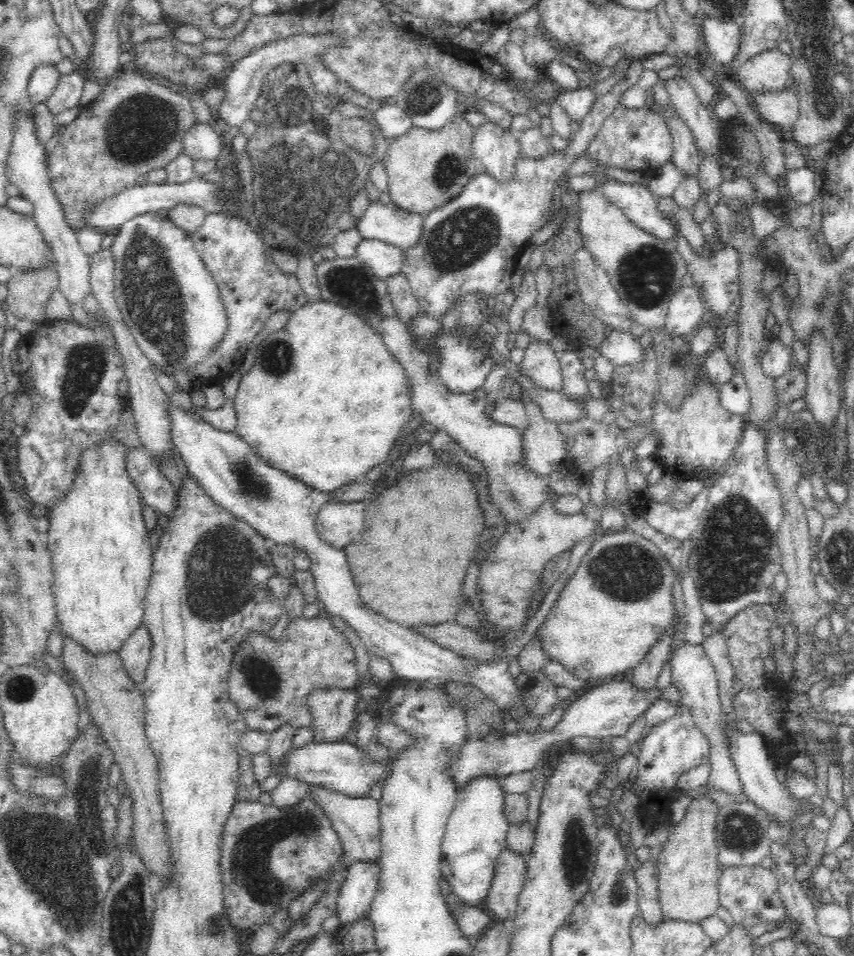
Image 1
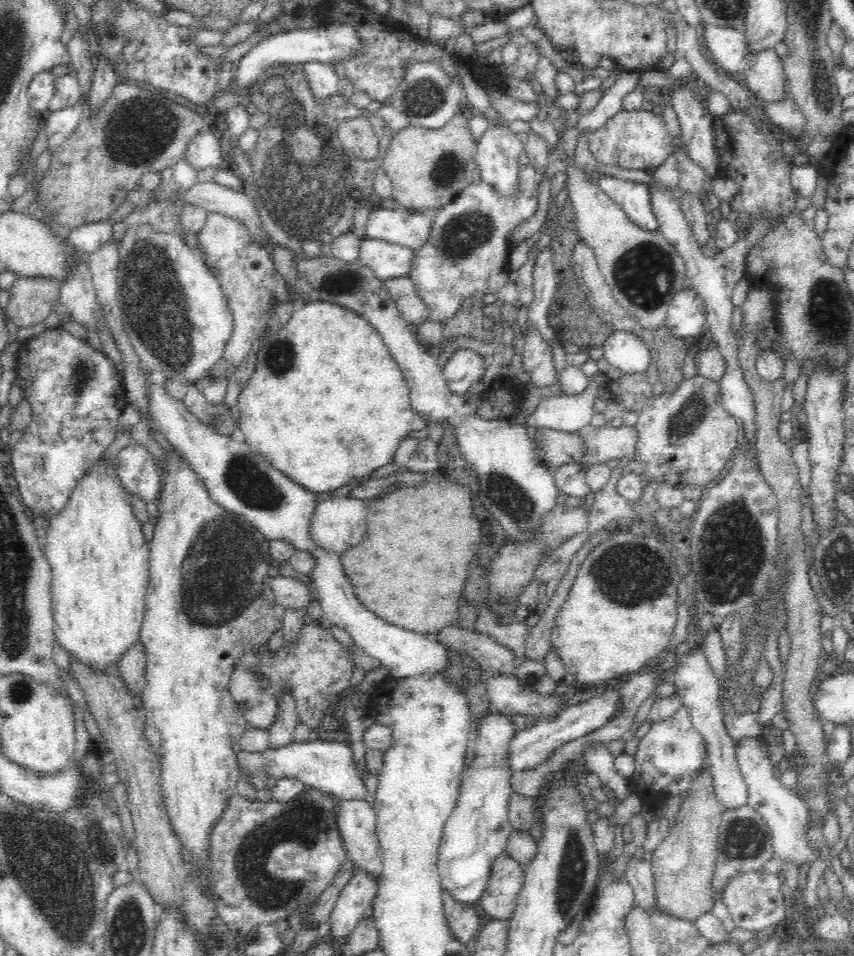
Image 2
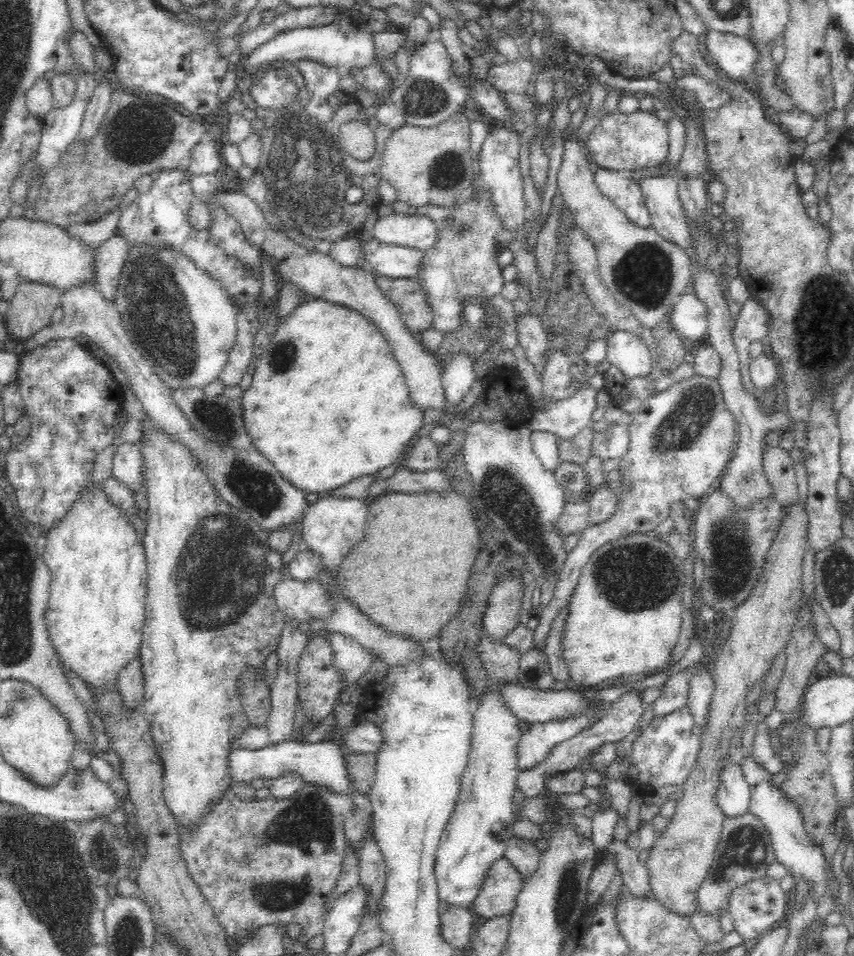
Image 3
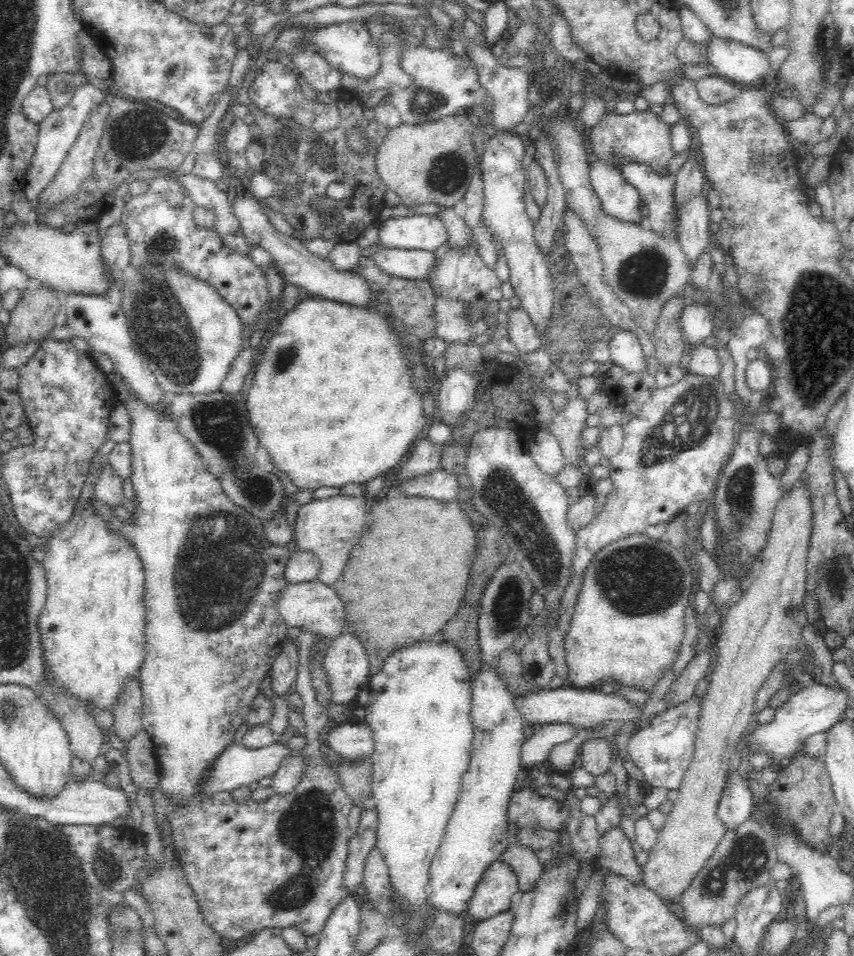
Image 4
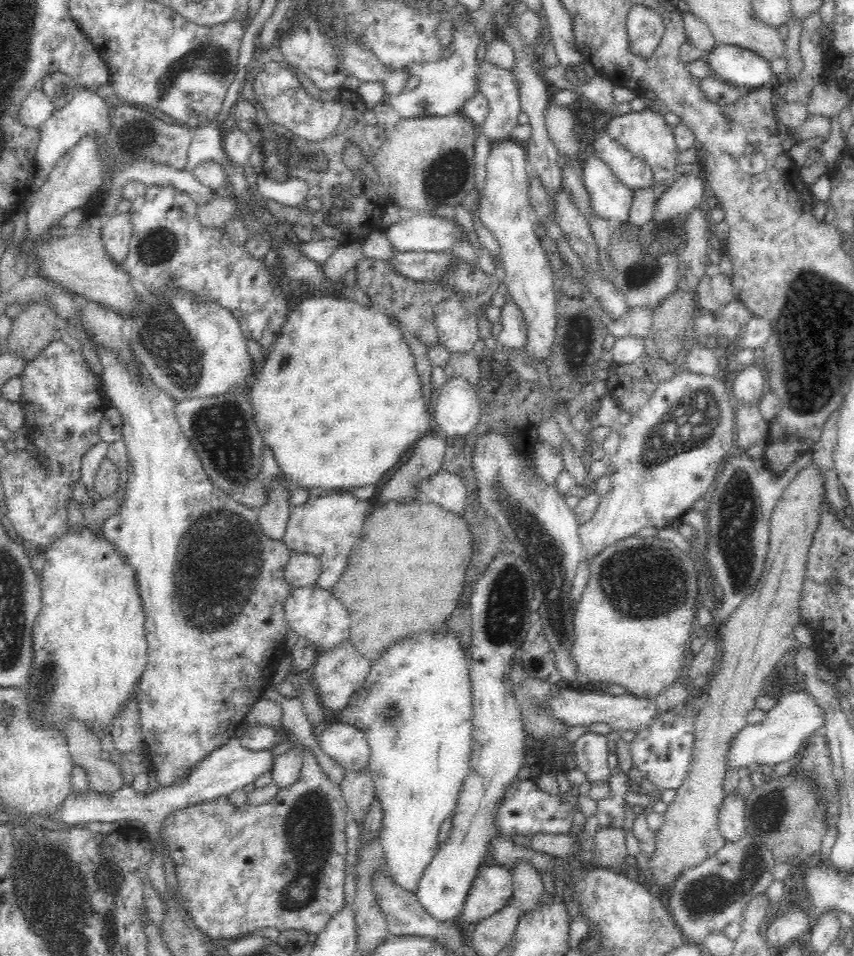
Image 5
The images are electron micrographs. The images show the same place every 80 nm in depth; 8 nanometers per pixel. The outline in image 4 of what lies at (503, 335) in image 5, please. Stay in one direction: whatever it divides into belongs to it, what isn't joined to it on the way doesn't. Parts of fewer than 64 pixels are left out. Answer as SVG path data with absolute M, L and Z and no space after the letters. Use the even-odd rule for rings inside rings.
M524 308L512 309L508 316L508 337L517 347L520 354L532 354L543 349L543 334L537 325L530 321L529 314Z

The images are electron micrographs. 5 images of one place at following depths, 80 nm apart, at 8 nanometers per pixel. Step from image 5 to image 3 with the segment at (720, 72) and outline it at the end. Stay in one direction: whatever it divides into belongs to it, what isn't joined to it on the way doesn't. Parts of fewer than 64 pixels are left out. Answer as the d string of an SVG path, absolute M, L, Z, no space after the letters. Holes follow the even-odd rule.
M719 30L704 34L703 49L707 58L726 73L729 80L749 80L757 59L757 48L748 37Z

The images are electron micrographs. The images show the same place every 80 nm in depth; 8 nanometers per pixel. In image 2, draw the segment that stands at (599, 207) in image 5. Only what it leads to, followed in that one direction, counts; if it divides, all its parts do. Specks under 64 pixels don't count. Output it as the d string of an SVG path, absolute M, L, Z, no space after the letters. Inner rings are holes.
M604 174L597 184L636 226L648 232L660 233L660 223L654 213L648 185Z

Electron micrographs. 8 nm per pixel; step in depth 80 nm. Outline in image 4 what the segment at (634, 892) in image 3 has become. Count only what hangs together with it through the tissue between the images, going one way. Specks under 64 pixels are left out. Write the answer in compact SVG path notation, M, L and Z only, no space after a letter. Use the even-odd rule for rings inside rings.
M616 826L600 839L599 851L595 856L595 867L602 867L629 880L634 886L644 885L643 866L636 862L636 850L622 826Z

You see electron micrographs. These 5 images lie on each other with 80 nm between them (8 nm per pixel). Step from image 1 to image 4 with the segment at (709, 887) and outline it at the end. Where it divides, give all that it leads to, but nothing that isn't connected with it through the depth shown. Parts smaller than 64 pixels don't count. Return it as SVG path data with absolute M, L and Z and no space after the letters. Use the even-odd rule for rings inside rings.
M803 475L802 480L794 483L792 490L775 506L767 543L760 554L760 565L747 592L725 610L725 620L718 628L718 641L713 645L716 651L716 666L712 668L710 674L708 694L701 703L694 758L686 770L681 788L678 789L679 797L673 802L673 809L666 816L664 827L658 831L656 844L649 851L649 857L643 866L645 887L653 890L667 905L677 911L681 910L680 902L684 892L690 888L694 878L705 870L706 864L715 854L718 843L725 834L726 827L717 814L718 802L722 798L722 790L726 784L728 759L736 744L740 742L744 730L752 721L755 695L771 670L784 659L785 654L790 652L791 648L803 647L801 630L807 624L803 599L806 593L810 535L810 493Z

